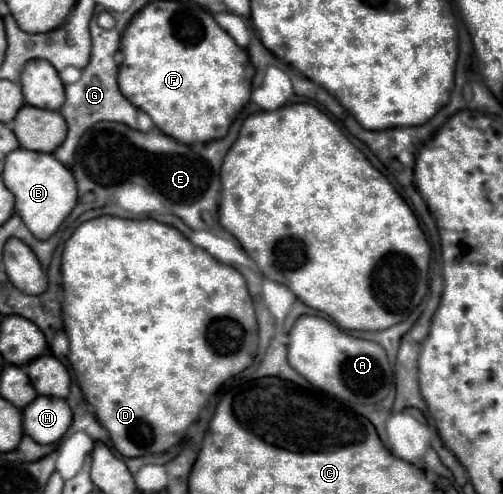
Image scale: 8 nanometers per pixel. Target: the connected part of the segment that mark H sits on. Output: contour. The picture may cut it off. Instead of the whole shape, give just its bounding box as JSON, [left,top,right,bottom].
[23,397,73,445]

